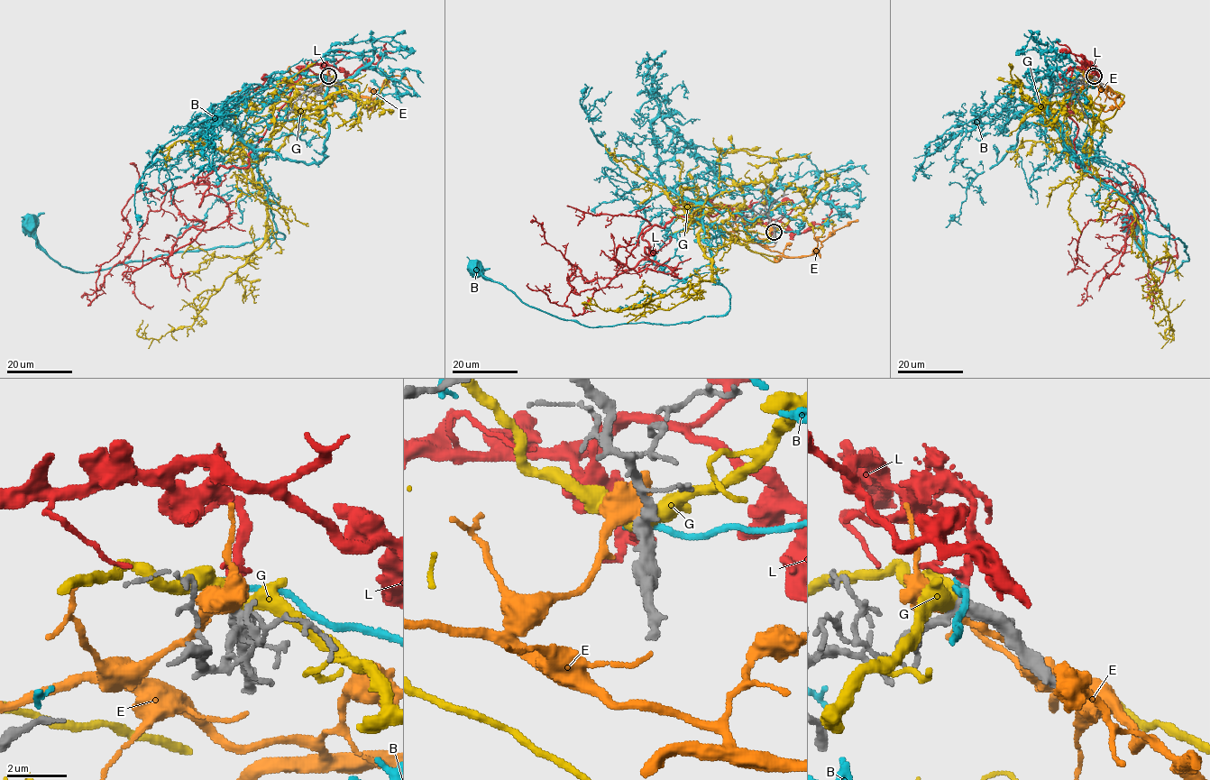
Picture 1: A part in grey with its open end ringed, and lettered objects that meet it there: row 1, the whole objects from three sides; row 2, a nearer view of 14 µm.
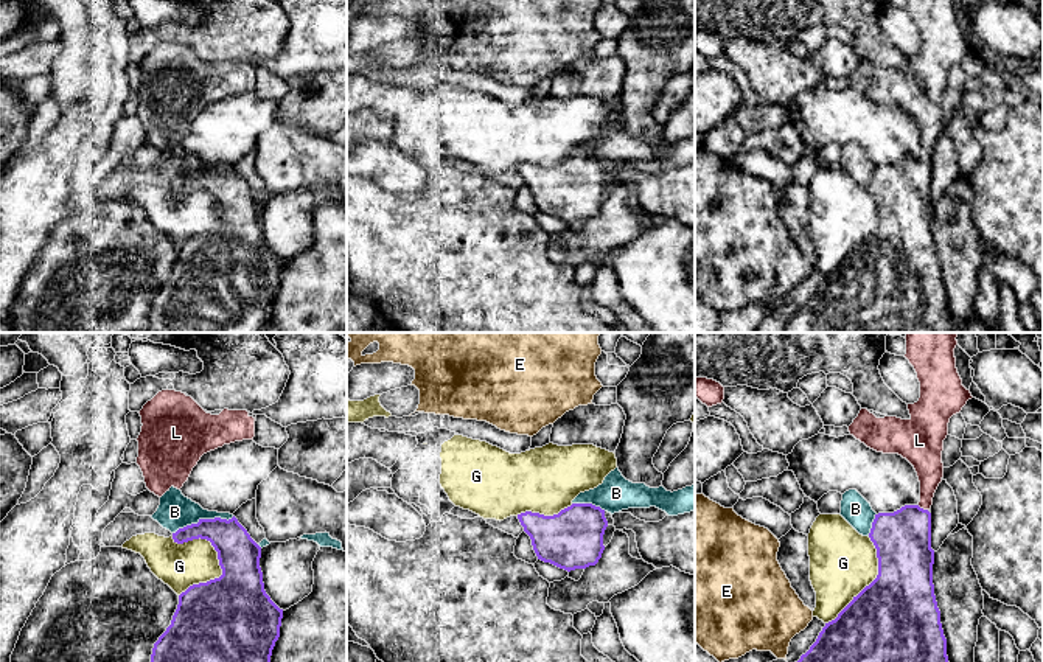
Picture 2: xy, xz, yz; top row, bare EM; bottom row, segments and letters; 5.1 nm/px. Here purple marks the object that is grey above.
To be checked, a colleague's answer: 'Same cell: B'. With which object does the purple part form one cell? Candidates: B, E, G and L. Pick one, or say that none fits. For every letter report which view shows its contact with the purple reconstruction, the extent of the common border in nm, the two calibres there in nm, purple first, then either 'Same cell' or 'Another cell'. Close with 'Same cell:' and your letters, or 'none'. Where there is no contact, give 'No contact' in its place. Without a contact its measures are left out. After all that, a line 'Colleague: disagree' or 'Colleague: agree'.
B: Touches purple in xy. Shared border 340 nm. Thickness 200 nm (purple) against 180 nm. Another cell
E: No contact. Another cell
G: Touches purple in xy. Shared border 340 nm. Thickness 440 nm (purple) against 240 nm. Another cell
L: Touches purple in yz. Shared border 60 nm. Thickness 280 nm (purple) against 160 nm. Same cell
Same cell: L
Colleague: disagree

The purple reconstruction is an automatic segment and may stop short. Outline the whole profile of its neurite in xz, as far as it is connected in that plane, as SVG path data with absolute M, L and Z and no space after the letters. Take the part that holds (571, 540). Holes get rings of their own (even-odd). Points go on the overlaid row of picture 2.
M572 503L553 516L525 511L518 519L544 563L570 572L595 566L602 558L608 521L600 507Z

